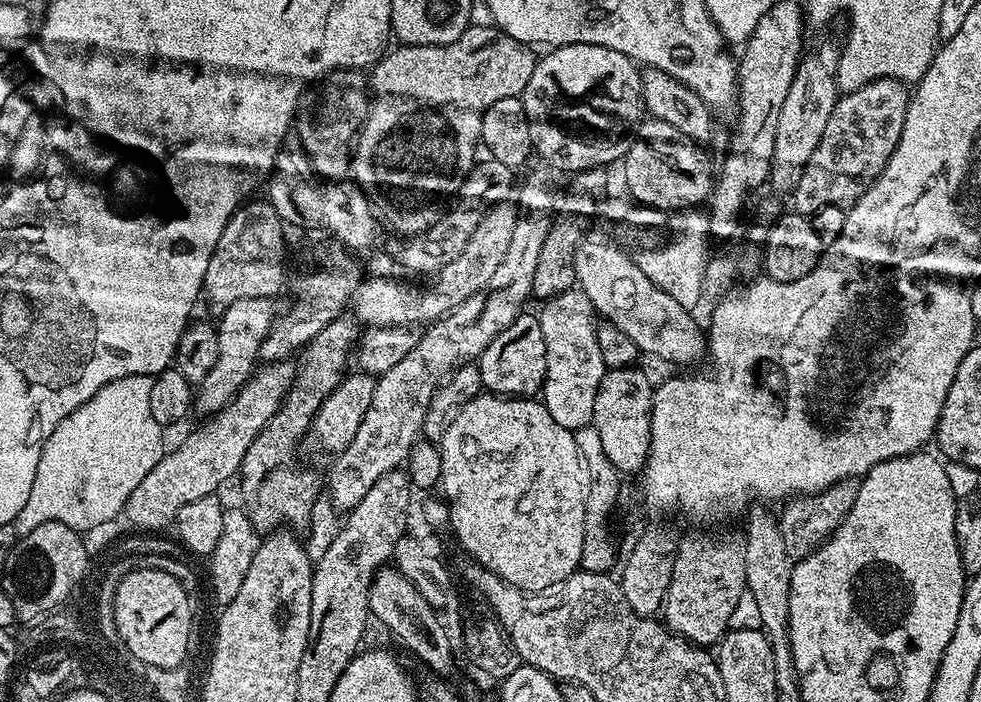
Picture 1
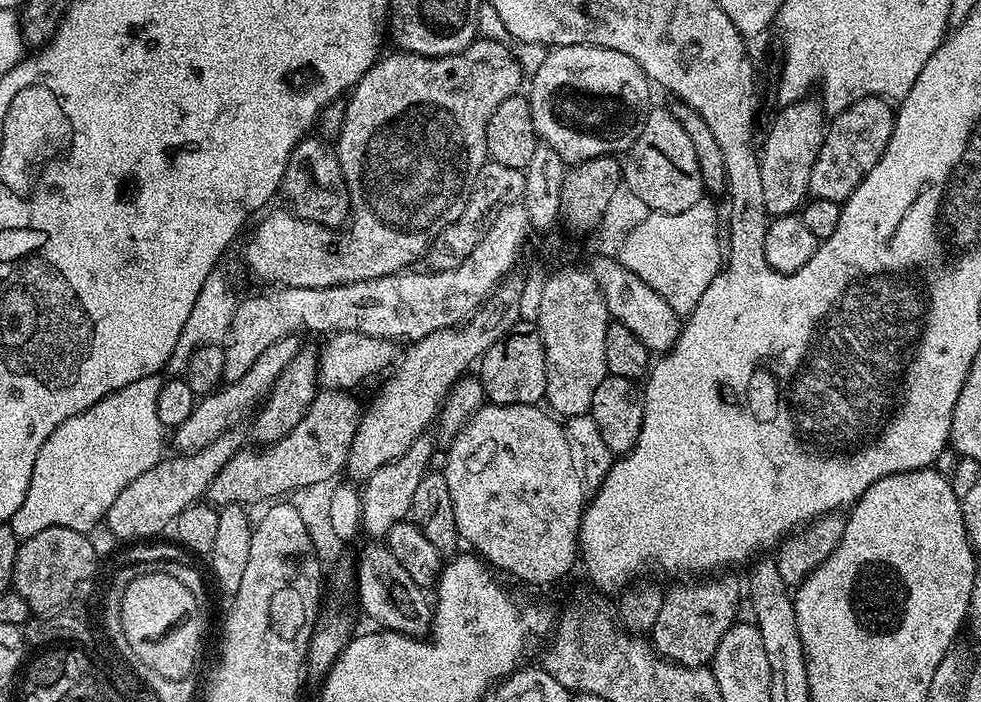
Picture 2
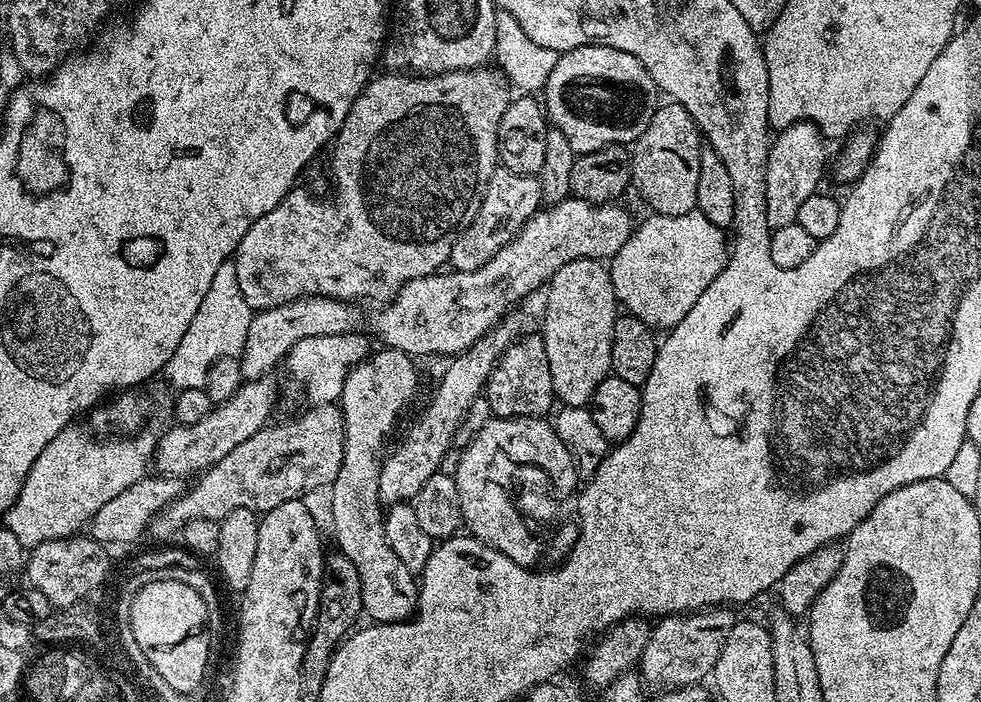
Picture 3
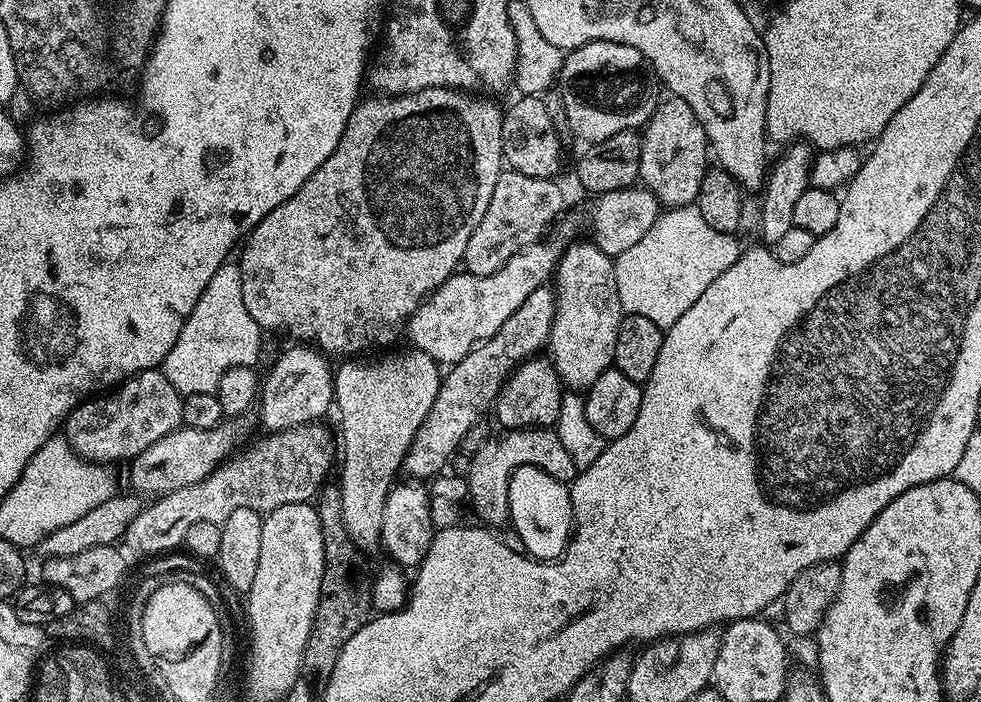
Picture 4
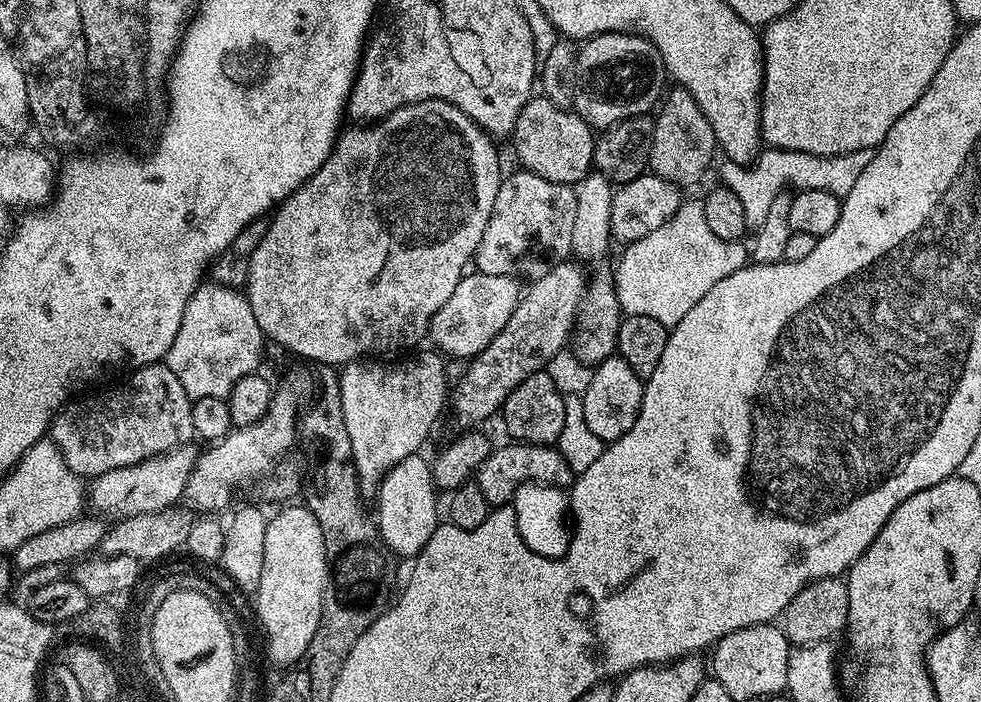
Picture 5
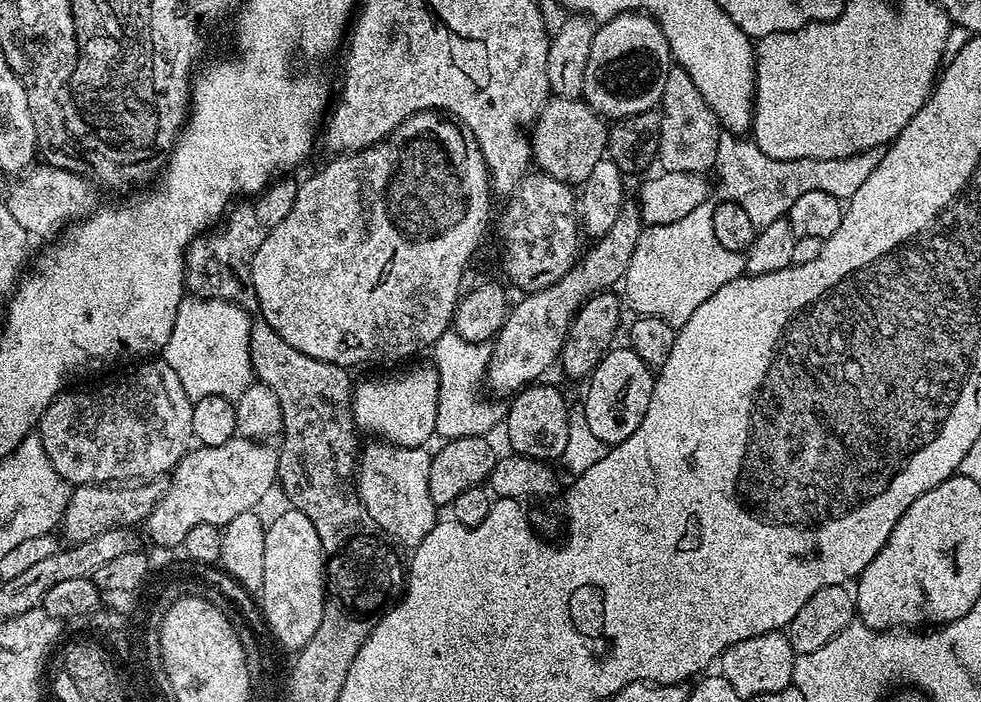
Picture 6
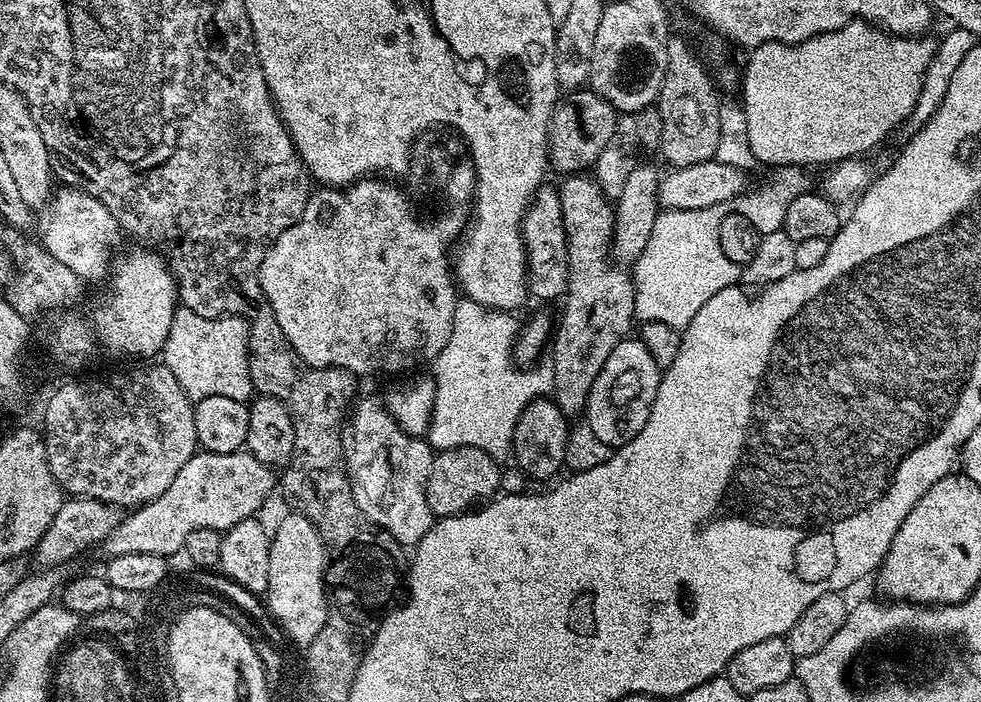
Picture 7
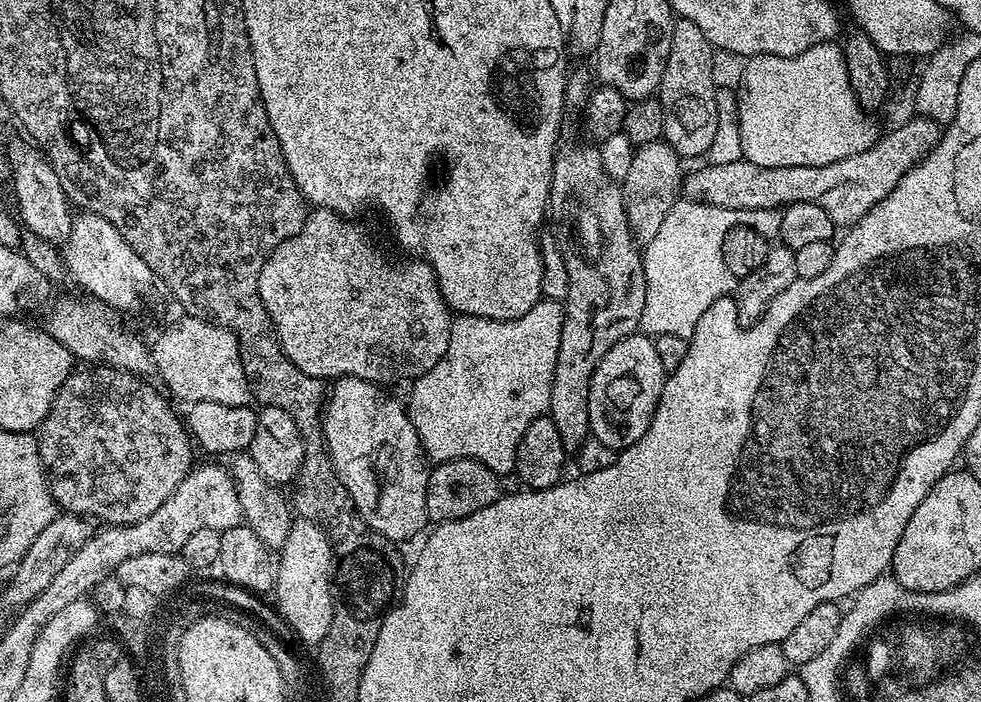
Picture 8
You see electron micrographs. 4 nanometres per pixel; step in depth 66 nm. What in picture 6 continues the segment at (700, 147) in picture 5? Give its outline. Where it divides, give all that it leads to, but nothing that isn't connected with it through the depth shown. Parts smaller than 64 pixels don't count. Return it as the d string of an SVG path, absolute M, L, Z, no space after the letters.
M678 66L669 67L658 113L660 117L659 167L665 172L707 173L715 165L722 129L714 110L706 106L706 98L702 98L702 90L694 86L686 70Z

